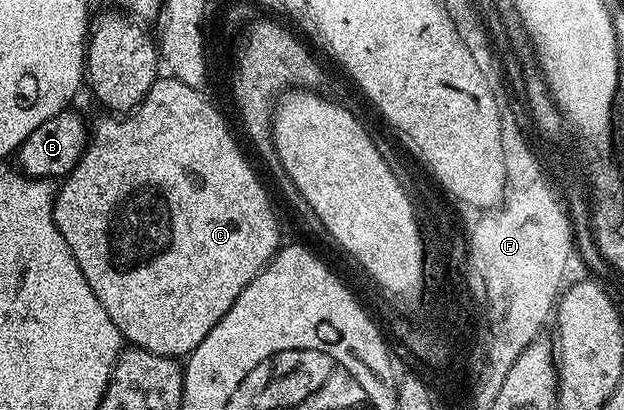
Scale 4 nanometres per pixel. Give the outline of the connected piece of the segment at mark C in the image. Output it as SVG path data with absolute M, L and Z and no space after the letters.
M159 77L149 89L148 95L130 114L116 117L107 113L103 115L104 119L93 123L89 131L87 148L83 150L73 170L62 176L60 183L63 184L57 187L53 195L55 224L61 237L65 237L65 245L69 245L73 257L77 257L77 265L81 265L81 273L85 273L89 289L93 289L97 301L105 305L105 313L109 313L109 317L117 325L120 336L128 344L144 347L146 351L158 355L186 357L193 349L197 349L197 345L205 341L209 329L213 329L213 325L217 325L217 321L221 321L221 317L229 313L233 301L237 301L245 285L249 285L253 277L262 273L263 268L281 246L279 223L275 220L275 211L267 200L267 191L263 188L262 181L255 176L255 171L247 164L242 149L235 144L222 113L205 96L203 91L189 89L189 85L181 81Z

